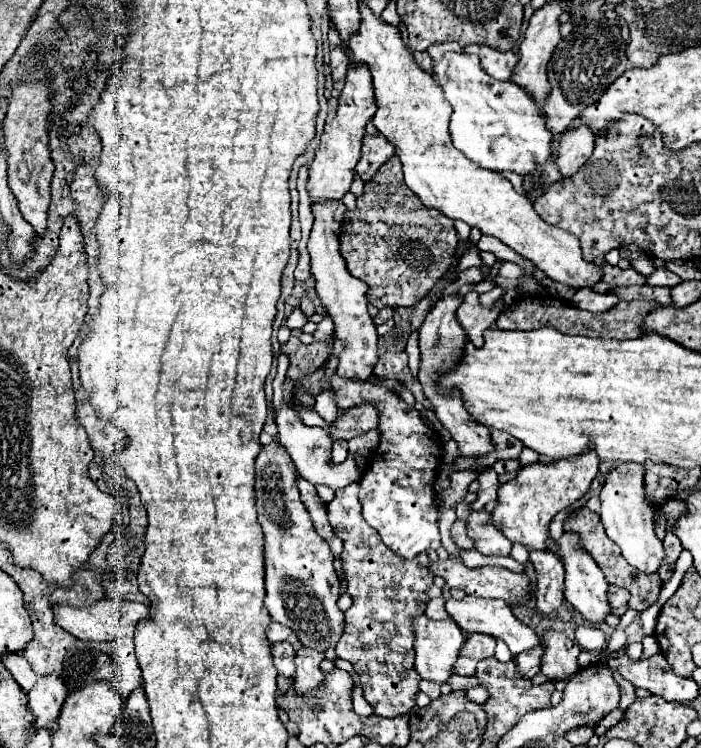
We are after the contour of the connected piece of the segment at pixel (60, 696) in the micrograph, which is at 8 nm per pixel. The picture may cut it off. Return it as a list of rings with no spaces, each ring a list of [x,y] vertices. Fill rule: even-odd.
[[[43,676],[37,680],[33,690],[27,694],[27,710],[33,714],[31,730],[49,730],[51,722],[59,718],[67,688],[61,676]]]

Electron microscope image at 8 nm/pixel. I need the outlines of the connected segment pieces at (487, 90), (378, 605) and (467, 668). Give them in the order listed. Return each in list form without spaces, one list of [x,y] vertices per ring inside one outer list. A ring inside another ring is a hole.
[[[447,52],[433,64],[433,74],[453,108],[449,122],[453,144],[471,162],[487,170],[509,170],[519,176],[529,176],[553,156],[555,142],[553,132],[547,128],[547,114],[525,88],[511,80],[501,82],[487,76],[479,68],[479,58],[469,54]]]
[[[349,484],[341,490],[335,492],[335,498],[327,504],[327,514],[329,522],[335,530],[335,534],[343,540],[343,564],[345,564],[345,574],[347,574],[347,592],[353,598],[353,606],[345,612],[345,632],[339,638],[339,644],[335,646],[335,652],[339,658],[345,658],[353,664],[361,688],[363,688],[363,698],[373,706],[373,712],[379,716],[403,716],[405,712],[415,706],[415,694],[417,694],[417,684],[419,684],[419,674],[413,668],[415,660],[415,650],[413,650],[413,636],[411,636],[411,622],[415,616],[421,616],[427,608],[427,588],[433,586],[433,578],[427,570],[429,566],[429,556],[419,554],[413,560],[403,560],[401,556],[395,556],[391,548],[387,548],[381,540],[379,534],[363,520],[361,514],[361,504],[359,504],[359,484]]]
[[[469,634],[467,642],[461,648],[461,654],[455,662],[453,672],[461,674],[461,676],[475,676],[475,666],[479,660],[489,658],[495,654],[495,644],[497,638],[495,636],[487,636],[487,634]]]

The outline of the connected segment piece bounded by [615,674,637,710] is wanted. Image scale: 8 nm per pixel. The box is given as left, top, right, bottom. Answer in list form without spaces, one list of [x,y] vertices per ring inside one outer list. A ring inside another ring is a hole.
[[[615,674],[615,680],[617,680],[617,684],[621,686],[621,710],[627,710],[635,700],[637,700],[637,696],[635,696],[635,688],[633,688],[633,684],[629,684],[625,678],[621,678],[619,674]]]

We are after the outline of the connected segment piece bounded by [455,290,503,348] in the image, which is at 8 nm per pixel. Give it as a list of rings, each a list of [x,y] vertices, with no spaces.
[[[471,290],[463,296],[463,302],[457,308],[455,316],[457,316],[459,324],[465,328],[467,340],[473,342],[475,348],[479,348],[479,346],[483,346],[483,332],[497,320],[501,310],[503,310],[501,302],[497,302],[493,308],[481,306],[477,292]]]

